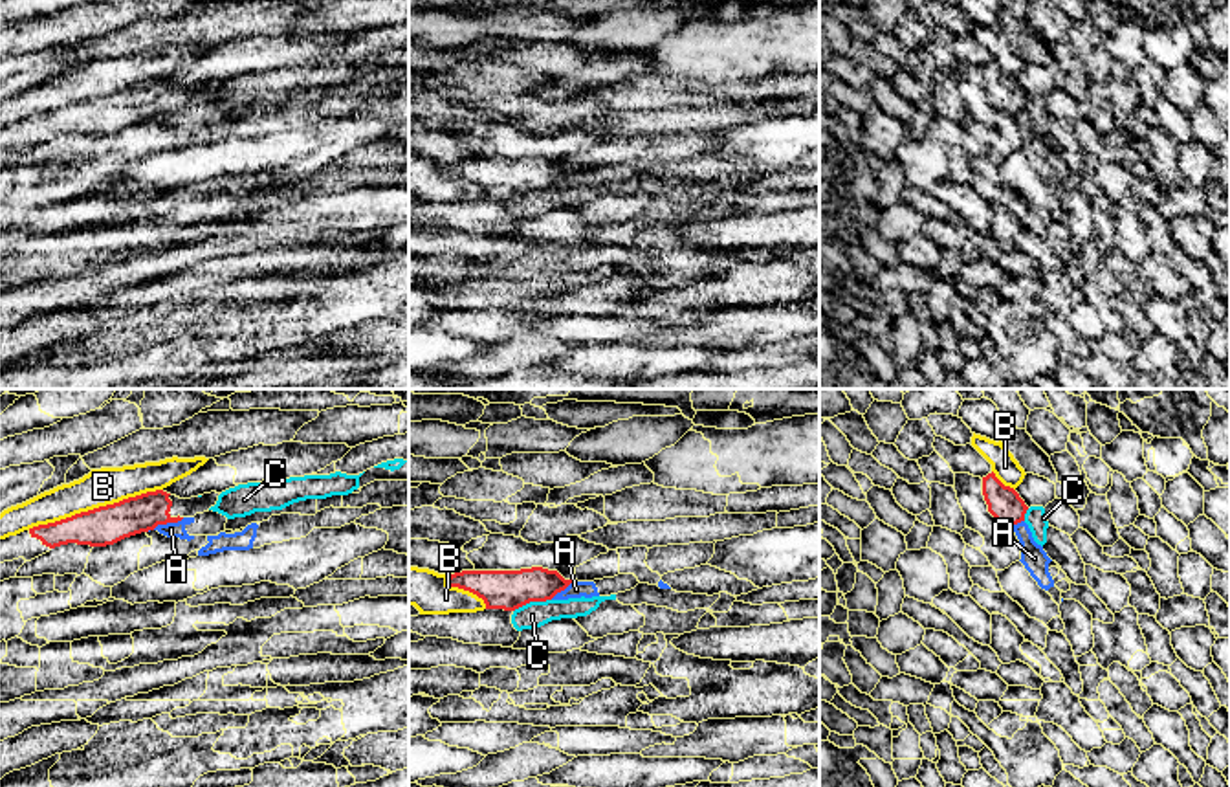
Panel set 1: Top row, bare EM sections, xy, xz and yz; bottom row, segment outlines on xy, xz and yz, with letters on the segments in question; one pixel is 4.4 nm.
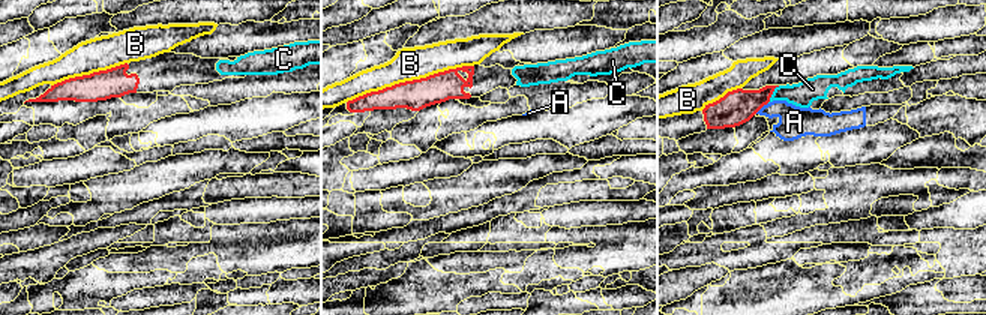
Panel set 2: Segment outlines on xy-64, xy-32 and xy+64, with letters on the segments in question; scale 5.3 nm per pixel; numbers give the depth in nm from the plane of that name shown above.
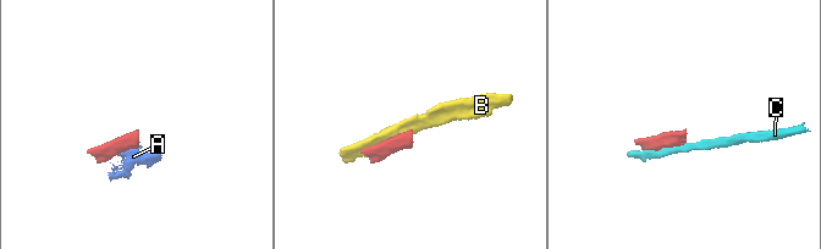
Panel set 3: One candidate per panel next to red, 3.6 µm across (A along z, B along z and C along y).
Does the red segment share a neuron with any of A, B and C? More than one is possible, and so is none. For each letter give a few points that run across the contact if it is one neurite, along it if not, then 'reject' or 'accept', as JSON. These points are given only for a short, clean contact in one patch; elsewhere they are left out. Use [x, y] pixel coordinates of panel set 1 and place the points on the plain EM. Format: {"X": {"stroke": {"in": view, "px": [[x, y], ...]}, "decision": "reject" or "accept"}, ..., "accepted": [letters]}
{"A": {"stroke": {"in": "xy", "px": [[184, 107], [173, 112], [158, 112], [153, 118]]}, "decision": "reject"}, "B": {"decision": "reject"}, "C": {"decision": "reject"}, "accepted": []}

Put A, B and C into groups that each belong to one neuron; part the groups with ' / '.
A C / B

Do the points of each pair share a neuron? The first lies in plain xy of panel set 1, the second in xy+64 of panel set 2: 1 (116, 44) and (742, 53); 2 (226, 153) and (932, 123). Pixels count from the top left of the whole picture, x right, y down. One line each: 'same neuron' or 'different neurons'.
1: same neuron
2: different neurons

